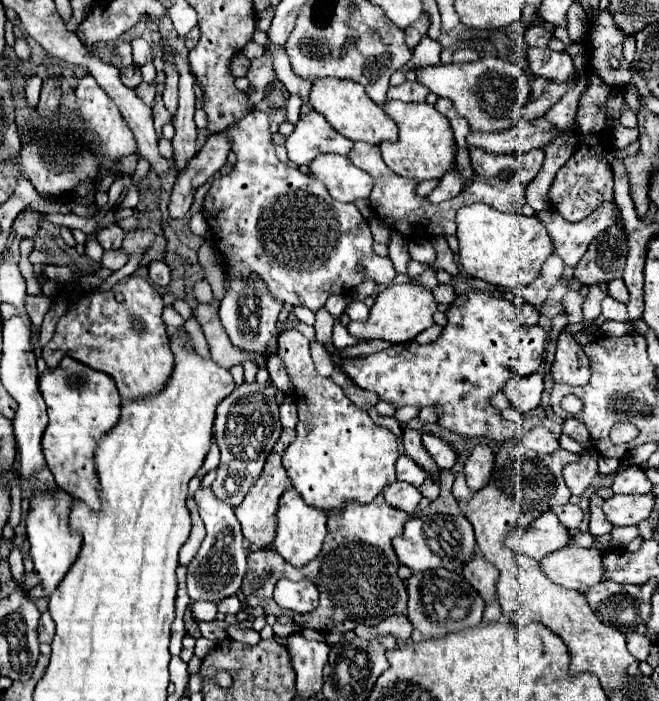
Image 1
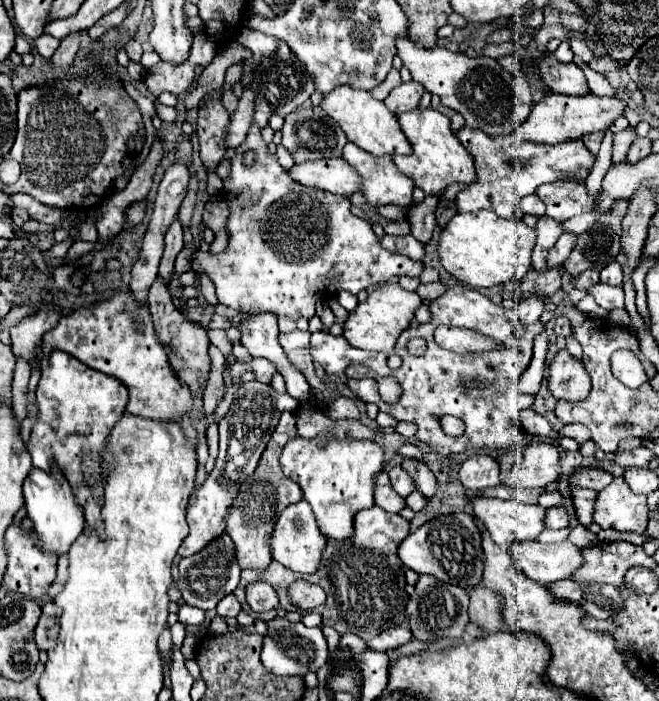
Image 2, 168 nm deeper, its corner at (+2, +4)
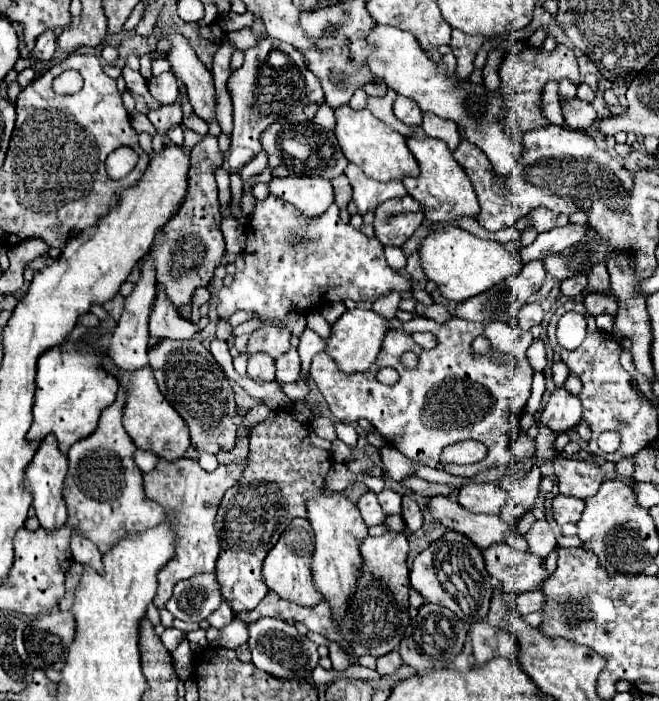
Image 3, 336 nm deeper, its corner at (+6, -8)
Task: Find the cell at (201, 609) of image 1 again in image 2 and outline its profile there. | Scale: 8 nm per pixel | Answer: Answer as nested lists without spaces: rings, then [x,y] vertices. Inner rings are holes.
[[[180,606],[178,610],[178,622],[182,622],[184,626],[190,626],[190,624],[202,624],[204,622],[204,612],[198,608],[192,608],[192,606]]]

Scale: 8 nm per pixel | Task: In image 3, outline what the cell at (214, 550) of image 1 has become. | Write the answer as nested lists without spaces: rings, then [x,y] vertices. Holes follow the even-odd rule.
[[[210,572],[180,580],[174,586],[174,594],[168,600],[166,608],[174,618],[188,624],[198,624],[206,620],[210,612],[216,612],[220,604],[224,604],[220,584],[216,580],[216,574]]]

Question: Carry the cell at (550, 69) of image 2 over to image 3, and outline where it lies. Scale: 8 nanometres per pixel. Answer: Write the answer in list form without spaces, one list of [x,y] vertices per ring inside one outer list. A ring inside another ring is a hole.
[[[580,98],[560,100],[560,106],[562,106],[564,120],[566,120],[566,124],[570,128],[588,130],[594,124],[594,120],[596,120],[596,112],[594,112],[592,104],[586,102],[586,100],[580,100]]]

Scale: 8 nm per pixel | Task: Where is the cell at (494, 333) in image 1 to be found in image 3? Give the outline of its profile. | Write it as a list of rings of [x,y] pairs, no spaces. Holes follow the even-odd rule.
[[[414,316],[414,320],[404,324],[404,330],[390,330],[386,334],[382,352],[372,368],[364,372],[346,374],[334,364],[334,360],[326,352],[318,352],[312,358],[310,378],[318,384],[332,414],[339,421],[350,424],[361,418],[366,419],[406,458],[430,468],[442,468],[448,474],[472,478],[488,468],[500,468],[514,462],[510,442],[514,440],[516,430],[520,430],[518,420],[530,396],[530,384],[534,374],[532,366],[526,360],[526,350],[532,340],[532,332],[522,332],[508,322],[470,322],[452,316],[448,322],[438,324],[430,318]],[[414,332],[432,332],[438,340],[436,348],[420,348],[412,340]],[[478,336],[488,338],[494,350],[506,352],[516,358],[516,366],[502,366],[490,358],[472,356],[470,344]],[[404,350],[412,350],[418,354],[416,370],[402,368],[400,354]],[[384,366],[396,368],[396,372],[400,374],[400,380],[394,386],[386,386],[376,380],[376,372]],[[462,440],[482,442],[488,448],[486,458],[470,466],[442,464],[442,450]]]

